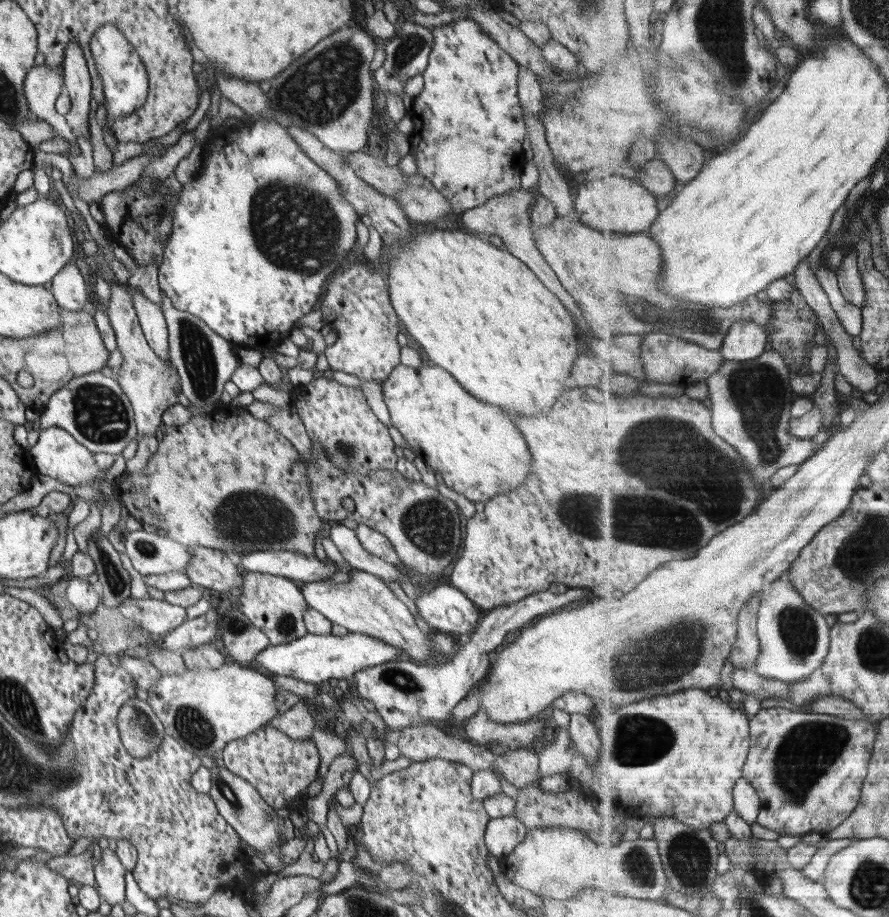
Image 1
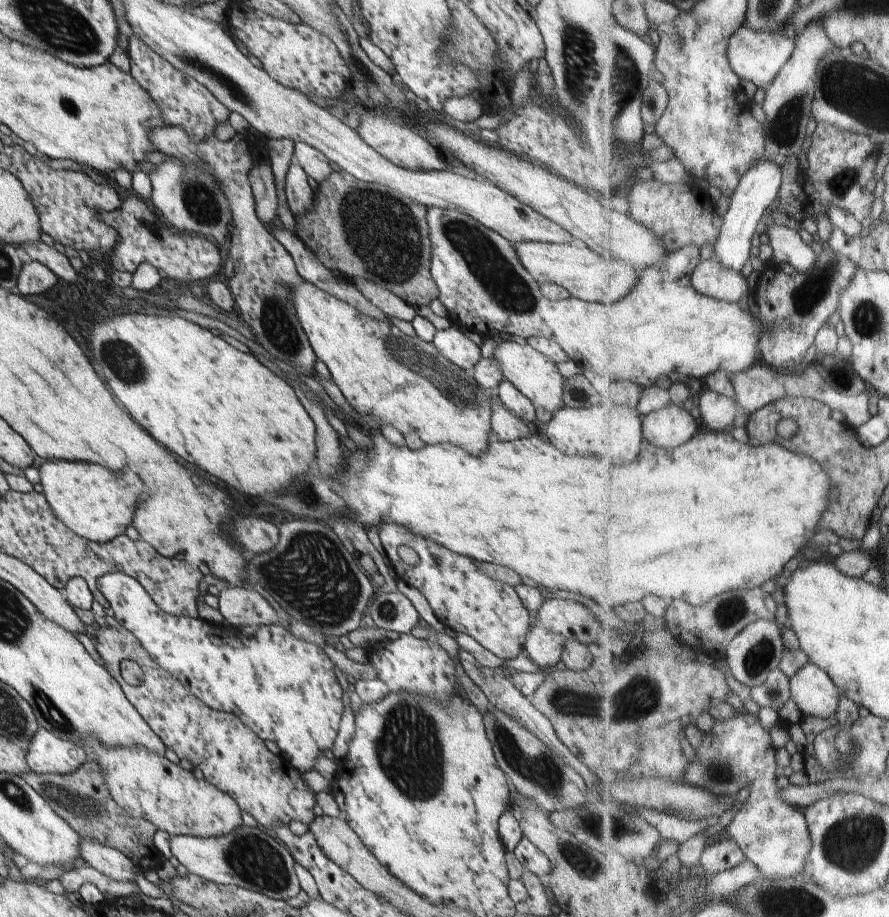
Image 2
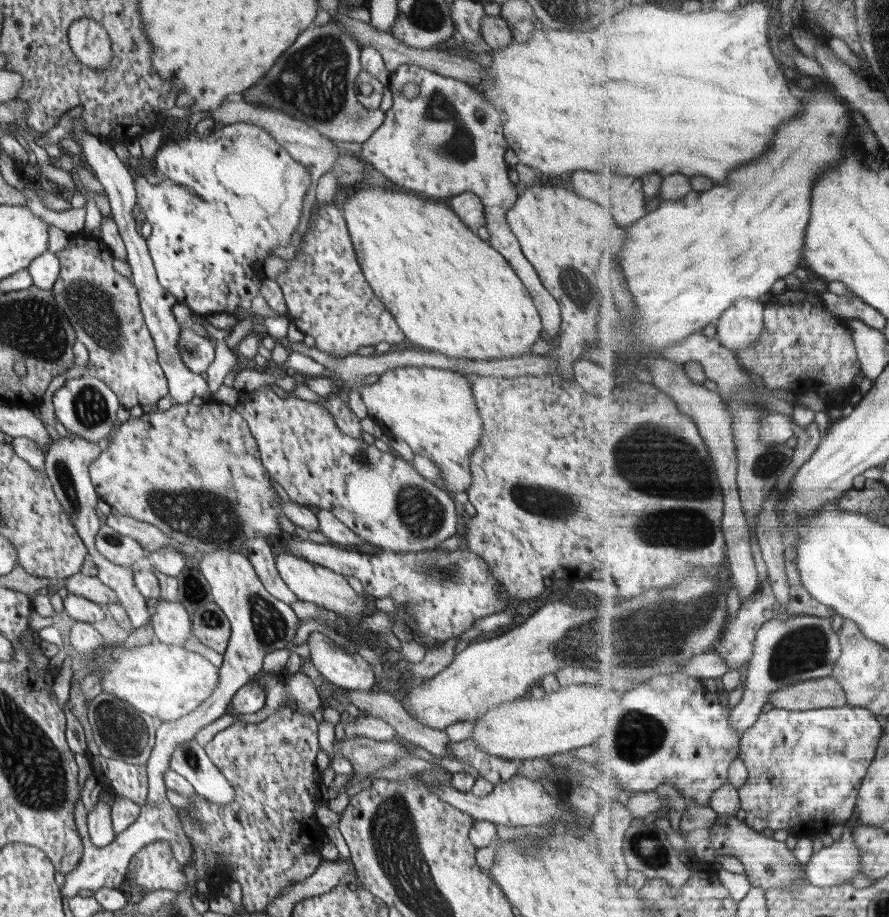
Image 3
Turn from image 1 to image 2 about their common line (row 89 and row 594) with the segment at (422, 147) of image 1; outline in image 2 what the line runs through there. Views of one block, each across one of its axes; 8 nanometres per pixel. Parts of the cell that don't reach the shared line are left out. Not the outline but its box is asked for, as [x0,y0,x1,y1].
[379,522,532,660]

